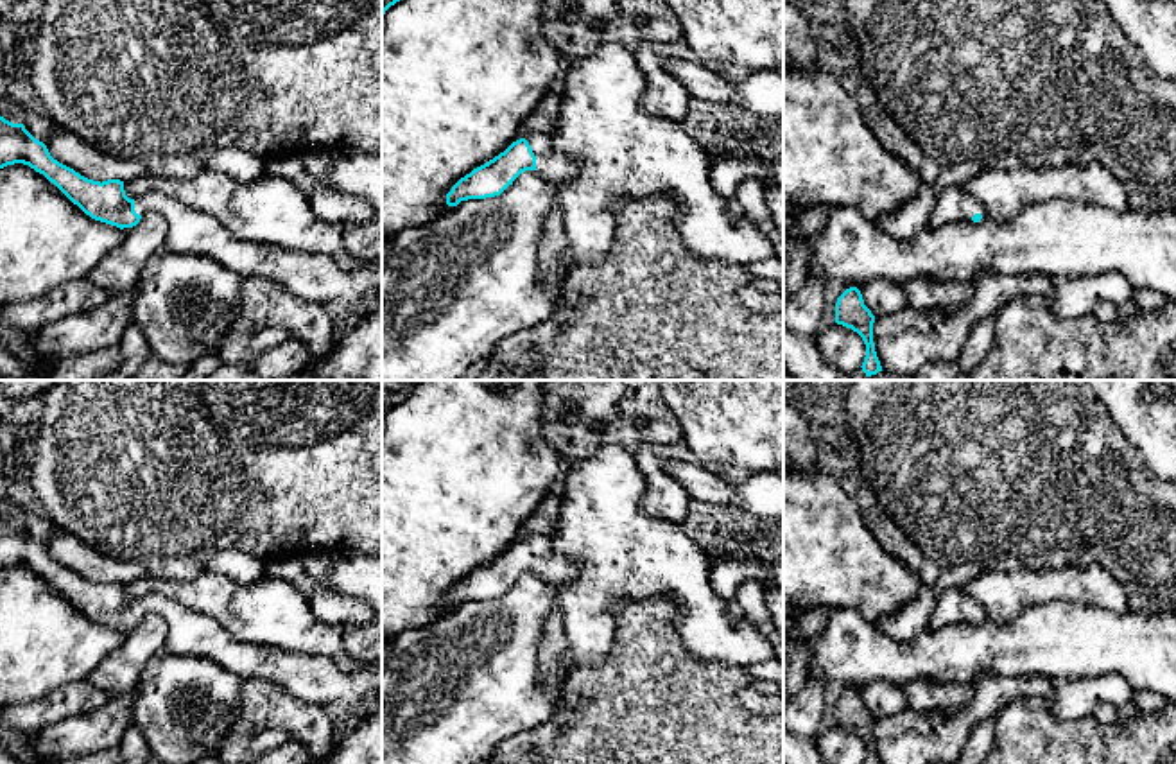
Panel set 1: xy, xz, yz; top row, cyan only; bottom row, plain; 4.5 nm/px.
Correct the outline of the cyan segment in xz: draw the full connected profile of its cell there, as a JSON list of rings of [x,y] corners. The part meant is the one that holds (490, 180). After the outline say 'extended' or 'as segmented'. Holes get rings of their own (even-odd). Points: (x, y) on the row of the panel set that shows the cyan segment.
[[[536,133],[513,142],[504,152],[461,178],[446,194],[446,204],[500,195],[525,170],[559,181],[579,176],[577,161],[565,158],[552,136]]]; extended

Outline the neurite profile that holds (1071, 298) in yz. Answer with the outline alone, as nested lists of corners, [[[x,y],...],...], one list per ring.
[[[1106,273],[1097,276],[1081,276],[1081,278],[1056,278],[1052,291],[1043,296],[1047,308],[1061,319],[1076,319],[1085,314],[1092,314],[1094,308],[1110,301],[1115,305],[1122,305],[1133,300],[1135,287],[1119,273]]]

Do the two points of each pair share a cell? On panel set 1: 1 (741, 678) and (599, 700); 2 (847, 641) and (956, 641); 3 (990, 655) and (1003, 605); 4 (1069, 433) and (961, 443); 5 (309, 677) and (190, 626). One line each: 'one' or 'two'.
1: one
2: one
3: two
4: one
5: one

